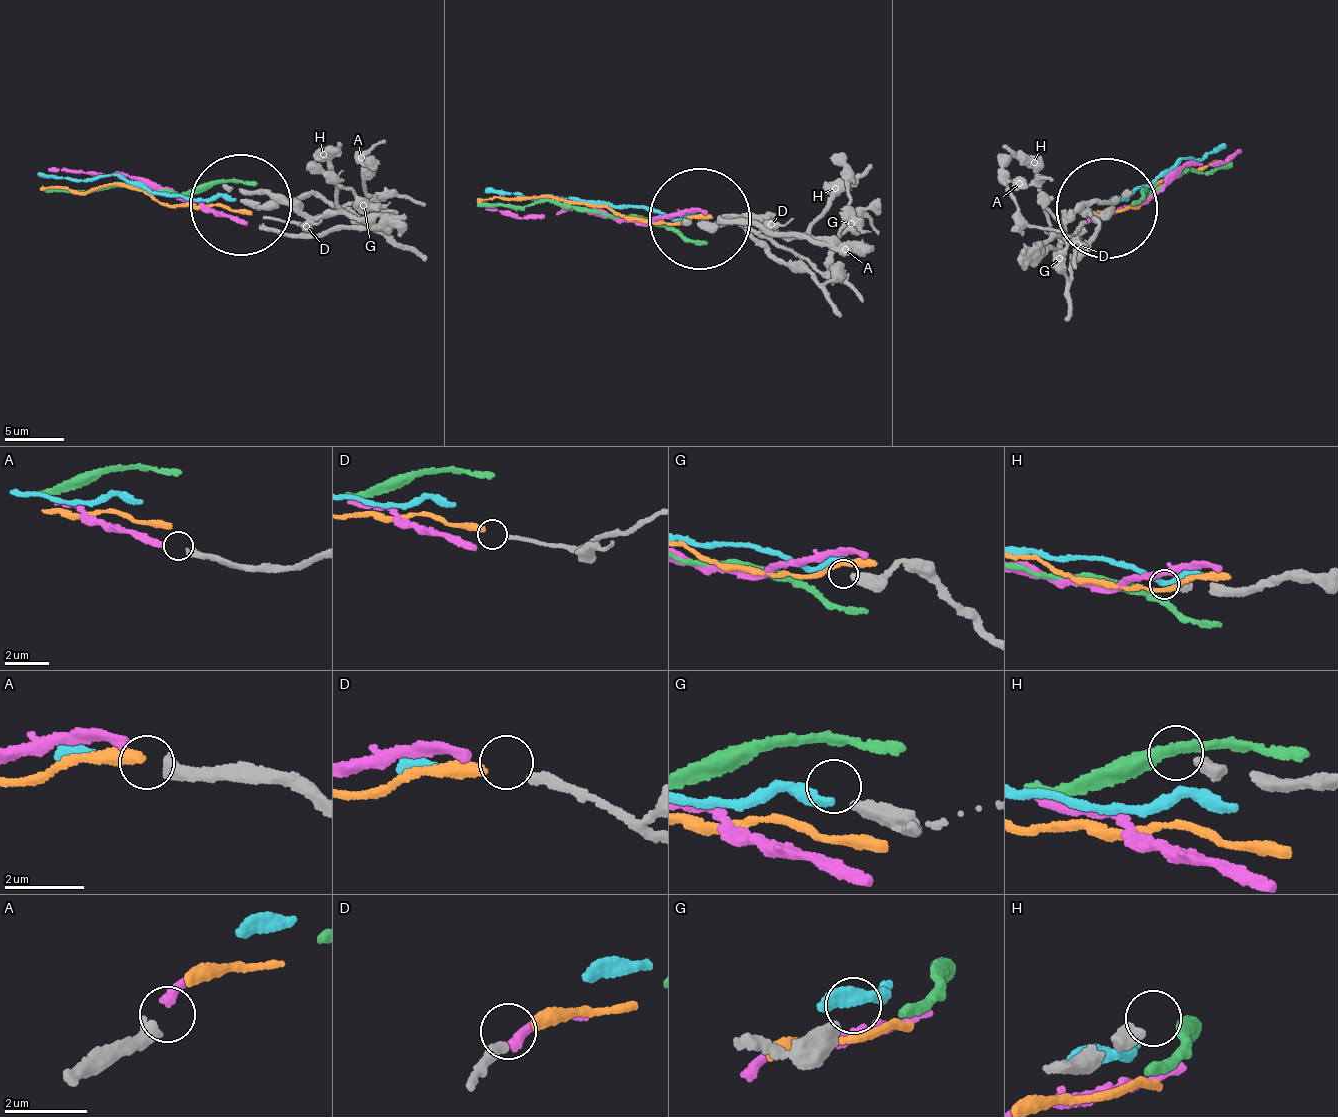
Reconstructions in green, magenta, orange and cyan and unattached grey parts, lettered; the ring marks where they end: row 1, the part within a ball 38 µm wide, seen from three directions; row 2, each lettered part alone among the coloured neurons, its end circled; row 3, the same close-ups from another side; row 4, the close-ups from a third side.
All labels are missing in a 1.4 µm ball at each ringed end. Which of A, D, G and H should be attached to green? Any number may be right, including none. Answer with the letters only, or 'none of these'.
none of these

